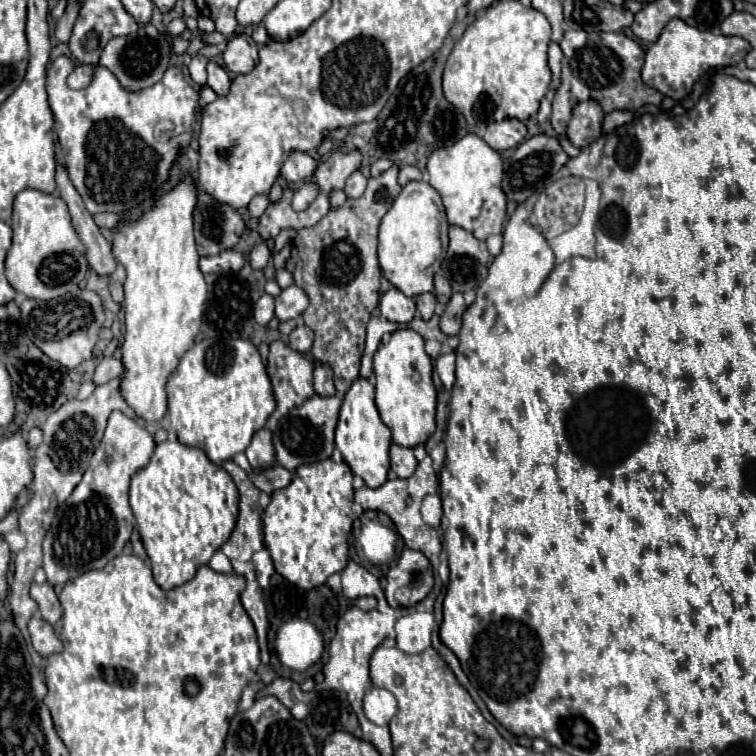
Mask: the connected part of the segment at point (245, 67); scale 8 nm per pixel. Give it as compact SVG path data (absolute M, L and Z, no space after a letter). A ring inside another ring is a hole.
M238 34L228 40L228 46L222 54L224 66L234 74L246 74L256 66L258 48L248 34Z

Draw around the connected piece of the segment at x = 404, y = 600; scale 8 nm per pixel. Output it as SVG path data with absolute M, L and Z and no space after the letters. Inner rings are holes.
M404 548L386 580L386 600L390 606L414 606L424 600L434 586L432 564L422 552Z

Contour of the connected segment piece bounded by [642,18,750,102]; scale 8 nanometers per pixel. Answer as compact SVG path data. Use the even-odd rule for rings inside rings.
M674 18L666 24L660 38L648 48L646 62L642 66L642 80L648 86L662 92L664 96L680 102L682 98L686 98L692 92L694 82L706 70L716 68L716 66L734 66L740 60L744 60L744 56L748 52L750 52L750 44L744 38L722 36L722 34L716 36L712 32L692 28L686 22Z

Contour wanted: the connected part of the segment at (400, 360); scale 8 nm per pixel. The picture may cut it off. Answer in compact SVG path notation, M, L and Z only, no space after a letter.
M412 328L396 330L388 344L382 344L374 354L376 374L376 406L382 422L392 432L392 442L414 448L424 444L434 434L436 418L436 388L432 382L432 360L424 352L424 338Z

